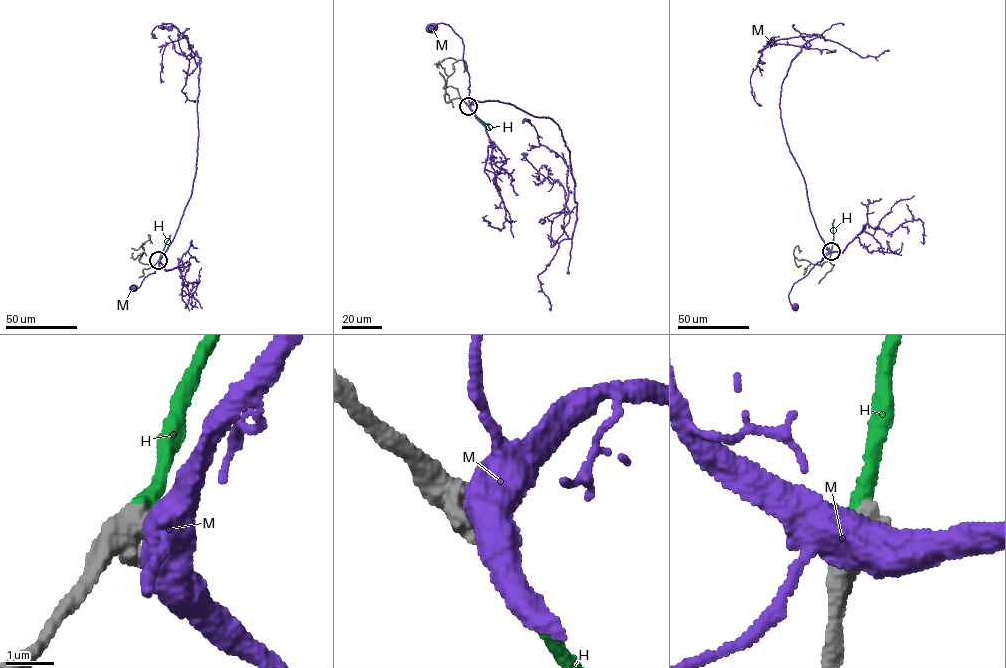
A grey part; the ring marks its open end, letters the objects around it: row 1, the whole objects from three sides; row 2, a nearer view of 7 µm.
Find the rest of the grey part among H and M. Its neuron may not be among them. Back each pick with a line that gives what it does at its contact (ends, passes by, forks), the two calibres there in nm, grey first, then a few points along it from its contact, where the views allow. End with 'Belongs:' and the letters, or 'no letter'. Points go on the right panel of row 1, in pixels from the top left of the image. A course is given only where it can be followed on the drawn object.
H: it ends; calibres 800 and 400 nm; course (830, 251), (834, 219)
Belongs: H

